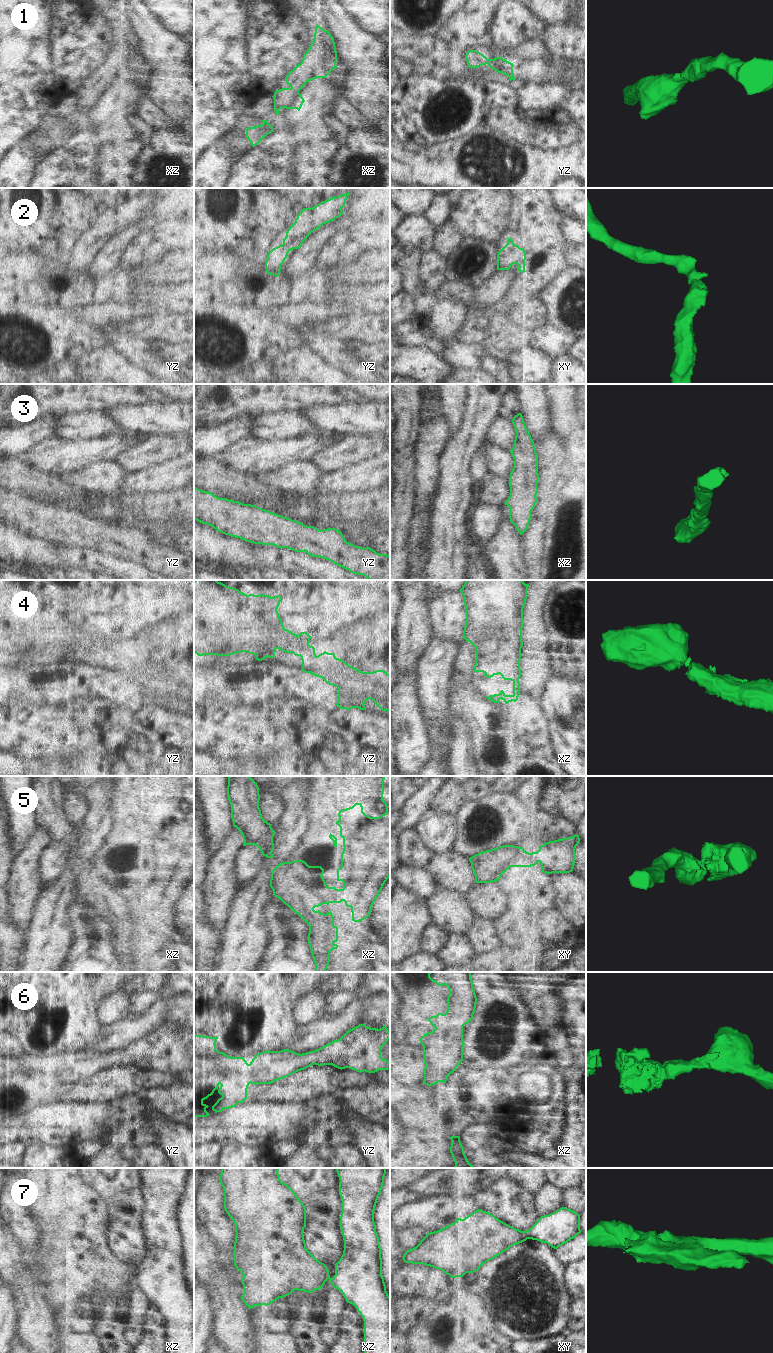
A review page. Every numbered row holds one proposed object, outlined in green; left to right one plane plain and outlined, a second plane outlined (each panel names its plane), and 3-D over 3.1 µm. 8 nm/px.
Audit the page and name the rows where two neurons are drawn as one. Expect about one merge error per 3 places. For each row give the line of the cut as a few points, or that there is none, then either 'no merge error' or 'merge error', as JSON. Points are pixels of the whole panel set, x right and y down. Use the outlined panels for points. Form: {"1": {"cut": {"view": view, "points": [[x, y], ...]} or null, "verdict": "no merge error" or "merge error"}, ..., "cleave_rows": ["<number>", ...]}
{"1": {"cut": null, "verdict": "no merge error"}, "2": {"cut": null, "verdict": "no merge error"}, "3": {"cut": null, "verdict": "no merge error"}, "4": {"cut": null, "verdict": "no merge error"}, "5": {"cut": {"view": "xy", "points": [[530, 853], [531, 857], [528, 860], [537, 862]]}, "verdict": "merge error"}, "6": {"cut": null, "verdict": "no merge error"}, "7": {"cut": {"view": "xy", "points": [[528, 1230], [530, 1238]]}, "verdict": "merge error"}, "cleave_rows": ["5", "7"]}

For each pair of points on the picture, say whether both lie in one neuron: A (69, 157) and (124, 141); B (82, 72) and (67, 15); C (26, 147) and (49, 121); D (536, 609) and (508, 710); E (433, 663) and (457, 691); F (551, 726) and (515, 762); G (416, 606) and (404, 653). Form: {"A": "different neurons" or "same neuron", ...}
{"A": "same neuron", "B": "same neuron", "C": "same neuron", "D": "different neurons", "E": "different neurons", "F": "different neurons", "G": "same neuron"}

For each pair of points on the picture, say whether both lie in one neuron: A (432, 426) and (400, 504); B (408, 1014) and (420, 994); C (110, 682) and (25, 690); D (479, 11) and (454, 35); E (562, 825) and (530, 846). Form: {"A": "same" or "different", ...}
{"A": "different", "B": "same", "C": "same", "D": "same", "E": "same"}

